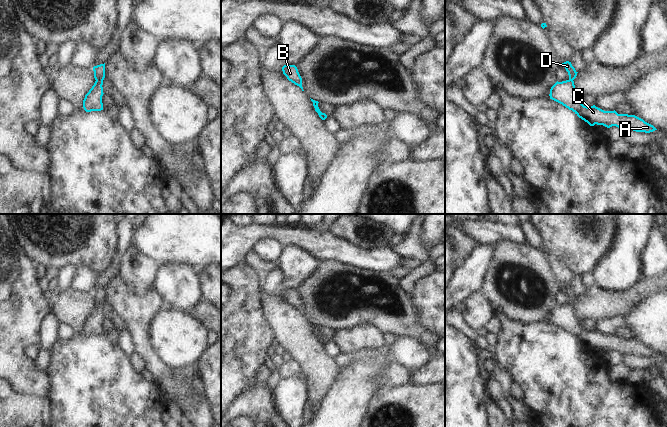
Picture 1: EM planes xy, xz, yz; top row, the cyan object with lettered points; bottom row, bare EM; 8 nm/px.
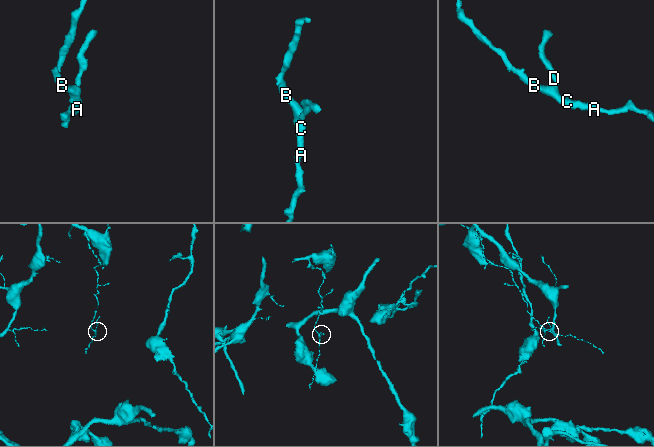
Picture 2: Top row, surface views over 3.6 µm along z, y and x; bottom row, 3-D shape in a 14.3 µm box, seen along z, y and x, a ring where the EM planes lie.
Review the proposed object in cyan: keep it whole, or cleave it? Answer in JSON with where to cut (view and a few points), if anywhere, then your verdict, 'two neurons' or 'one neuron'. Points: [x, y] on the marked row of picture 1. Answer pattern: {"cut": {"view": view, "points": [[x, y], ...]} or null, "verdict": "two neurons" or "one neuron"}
{"cut": null, "verdict": "one neuron"}

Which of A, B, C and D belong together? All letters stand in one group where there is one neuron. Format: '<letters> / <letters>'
A B C D

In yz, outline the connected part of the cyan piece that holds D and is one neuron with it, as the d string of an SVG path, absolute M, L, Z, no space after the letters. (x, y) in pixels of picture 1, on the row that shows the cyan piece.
M571 62L562 63L568 72L569 79L562 82L556 82L550 89L550 99L562 104L569 110L572 110L579 118L587 122L590 126L603 125L607 128L618 127L621 131L633 130L636 132L650 133L657 130L653 125L645 122L643 119L628 114L618 114L614 111L604 111L595 105L591 107L584 106L579 98L574 85L574 79L577 71Z

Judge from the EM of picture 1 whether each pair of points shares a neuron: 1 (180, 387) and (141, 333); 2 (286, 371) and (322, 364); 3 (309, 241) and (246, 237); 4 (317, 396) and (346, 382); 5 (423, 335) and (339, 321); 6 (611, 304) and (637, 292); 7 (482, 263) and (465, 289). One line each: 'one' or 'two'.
1: one
2: two
3: one
4: two
5: one
6: one
7: one

